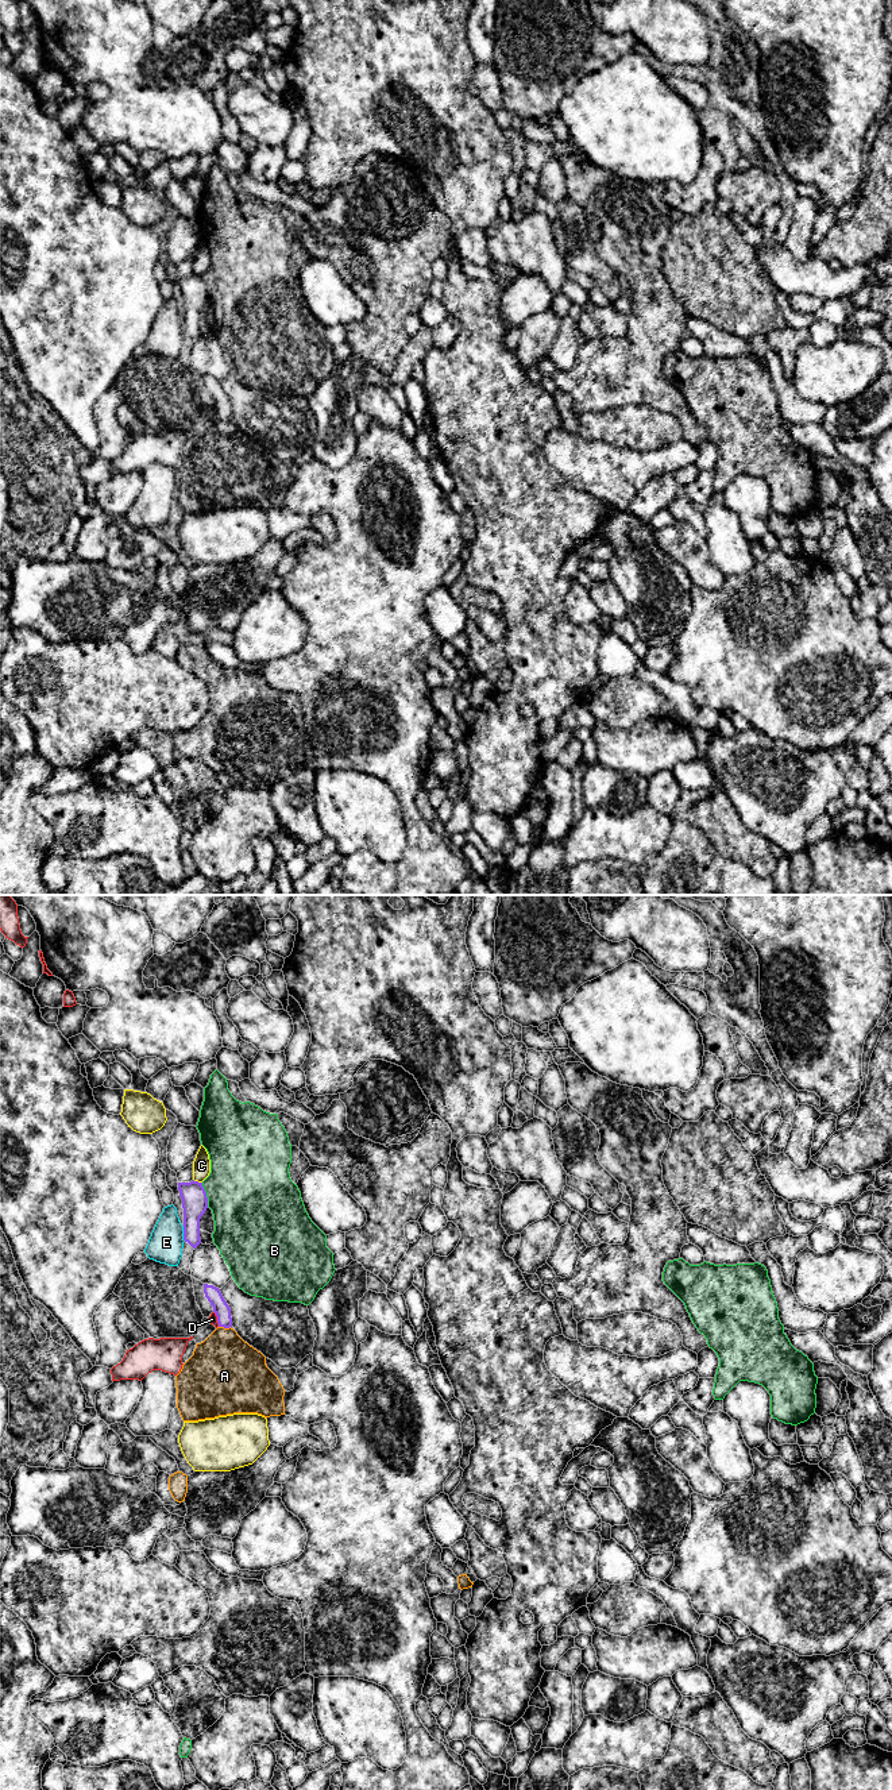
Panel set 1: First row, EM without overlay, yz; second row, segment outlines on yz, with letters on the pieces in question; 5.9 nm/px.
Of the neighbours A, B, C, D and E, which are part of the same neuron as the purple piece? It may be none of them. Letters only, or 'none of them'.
none of them

